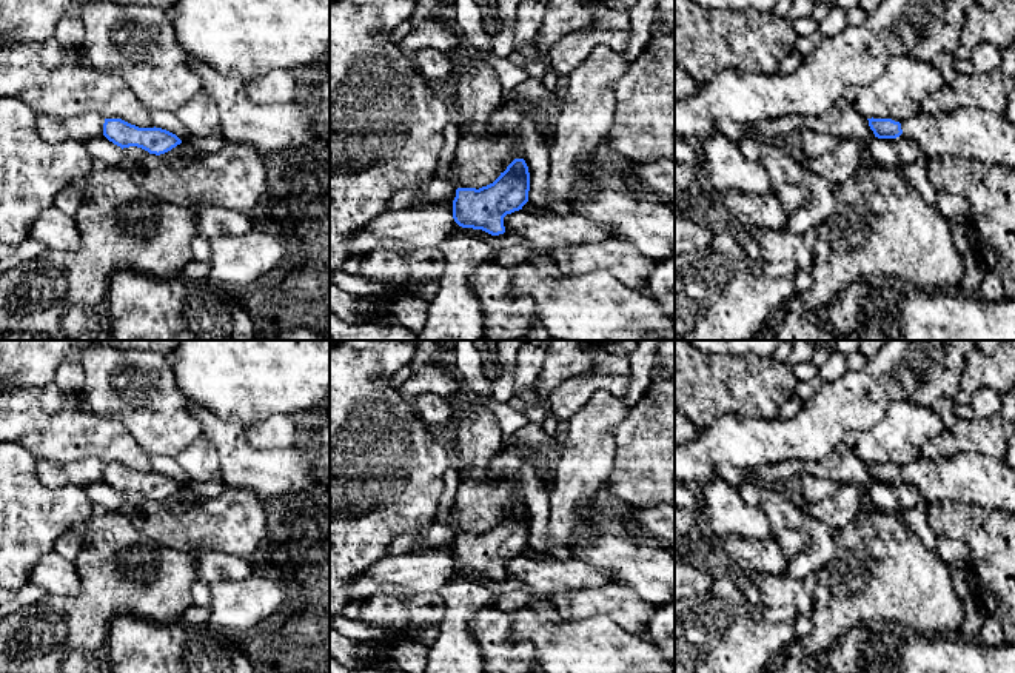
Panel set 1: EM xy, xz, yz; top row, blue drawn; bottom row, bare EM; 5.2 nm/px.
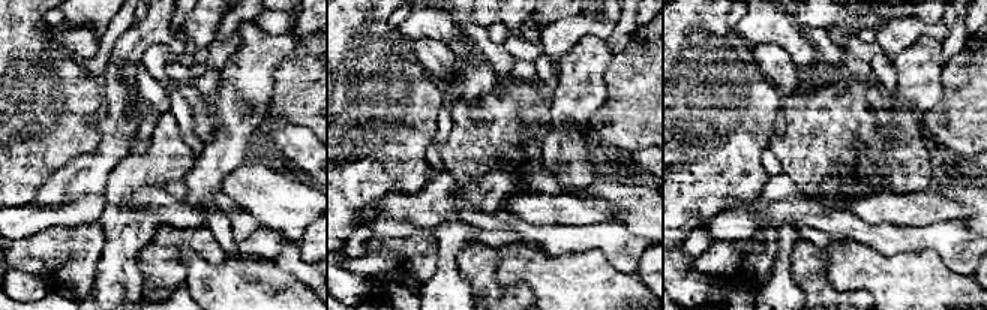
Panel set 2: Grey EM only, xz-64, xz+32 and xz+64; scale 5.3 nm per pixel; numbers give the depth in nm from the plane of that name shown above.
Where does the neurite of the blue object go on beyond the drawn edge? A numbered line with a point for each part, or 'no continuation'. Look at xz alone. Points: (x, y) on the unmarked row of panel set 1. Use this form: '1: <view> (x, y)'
1: xz (455, 650)

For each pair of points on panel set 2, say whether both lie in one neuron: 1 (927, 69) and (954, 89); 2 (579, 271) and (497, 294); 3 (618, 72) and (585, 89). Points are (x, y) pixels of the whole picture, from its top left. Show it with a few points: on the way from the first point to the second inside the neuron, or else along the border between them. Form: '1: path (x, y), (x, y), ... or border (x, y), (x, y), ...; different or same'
1: border (944, 65), (941, 74), (942, 98), (927, 111); different
2: border (497, 267), (498, 282), (527, 285), (536, 294); different
3: border (609, 65), (605, 72), (606, 99), (594, 114); different

